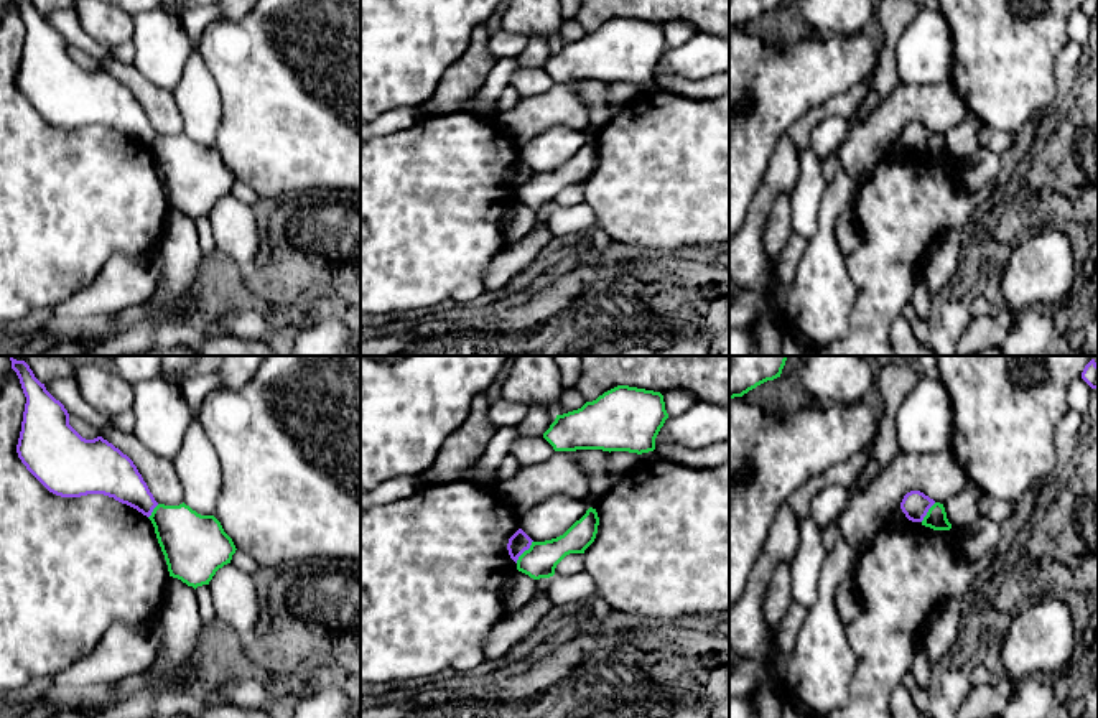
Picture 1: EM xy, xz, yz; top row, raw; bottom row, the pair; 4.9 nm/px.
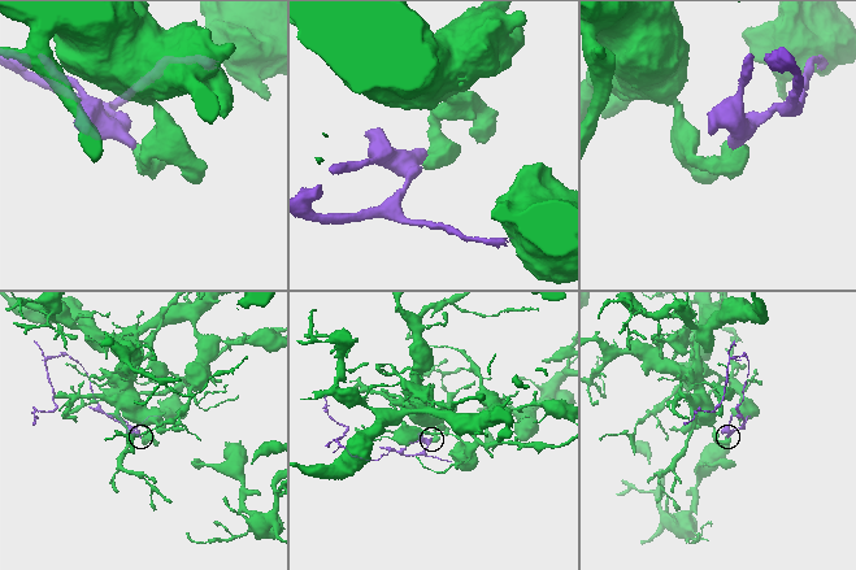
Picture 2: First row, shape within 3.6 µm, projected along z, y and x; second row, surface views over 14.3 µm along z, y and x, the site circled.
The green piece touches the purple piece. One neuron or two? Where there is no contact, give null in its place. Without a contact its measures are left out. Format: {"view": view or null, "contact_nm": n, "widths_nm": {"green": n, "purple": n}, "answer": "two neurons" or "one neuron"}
{"view": "xz", "contact_nm": 140, "widths_nm": {"green": 160, "purple": 100}, "answer": "two neurons"}

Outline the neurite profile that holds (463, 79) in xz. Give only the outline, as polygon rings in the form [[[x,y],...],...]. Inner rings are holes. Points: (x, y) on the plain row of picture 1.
[[[484,25],[474,28],[466,53],[444,71],[431,100],[421,107],[425,114],[428,105],[440,115],[458,112],[464,100],[479,92],[497,63],[489,51],[489,38]]]

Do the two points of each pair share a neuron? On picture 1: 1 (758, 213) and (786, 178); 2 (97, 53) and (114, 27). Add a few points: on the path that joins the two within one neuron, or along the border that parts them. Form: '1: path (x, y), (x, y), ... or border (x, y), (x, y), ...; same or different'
1: path (761, 205), (777, 185); same
2: border (76, 17), (79, 25), (111, 51); different

